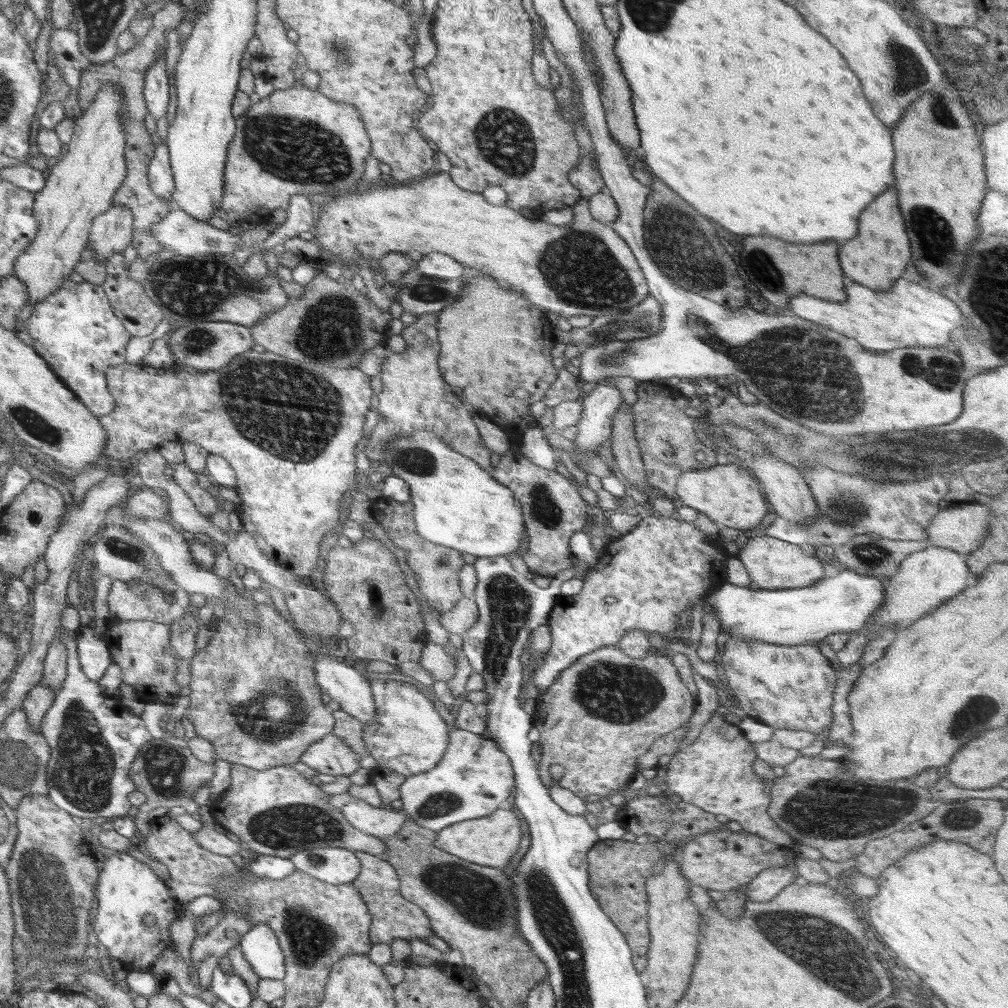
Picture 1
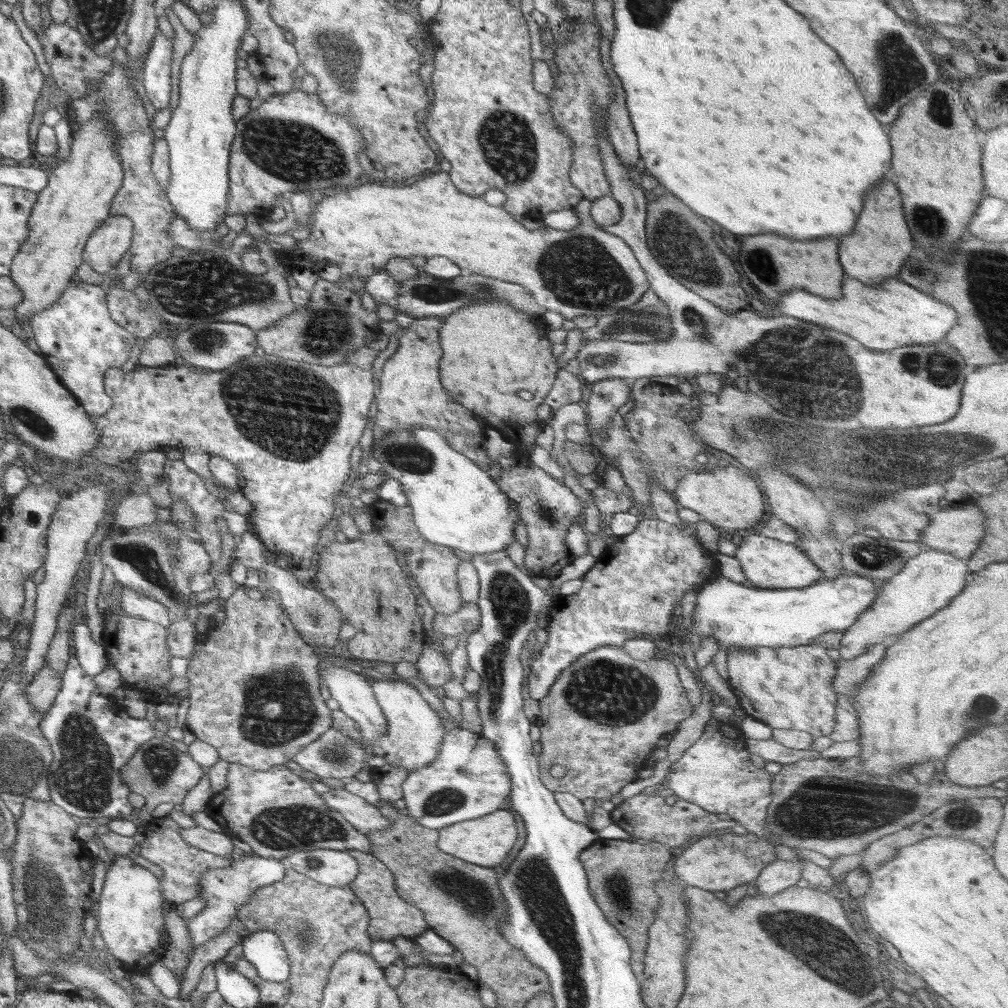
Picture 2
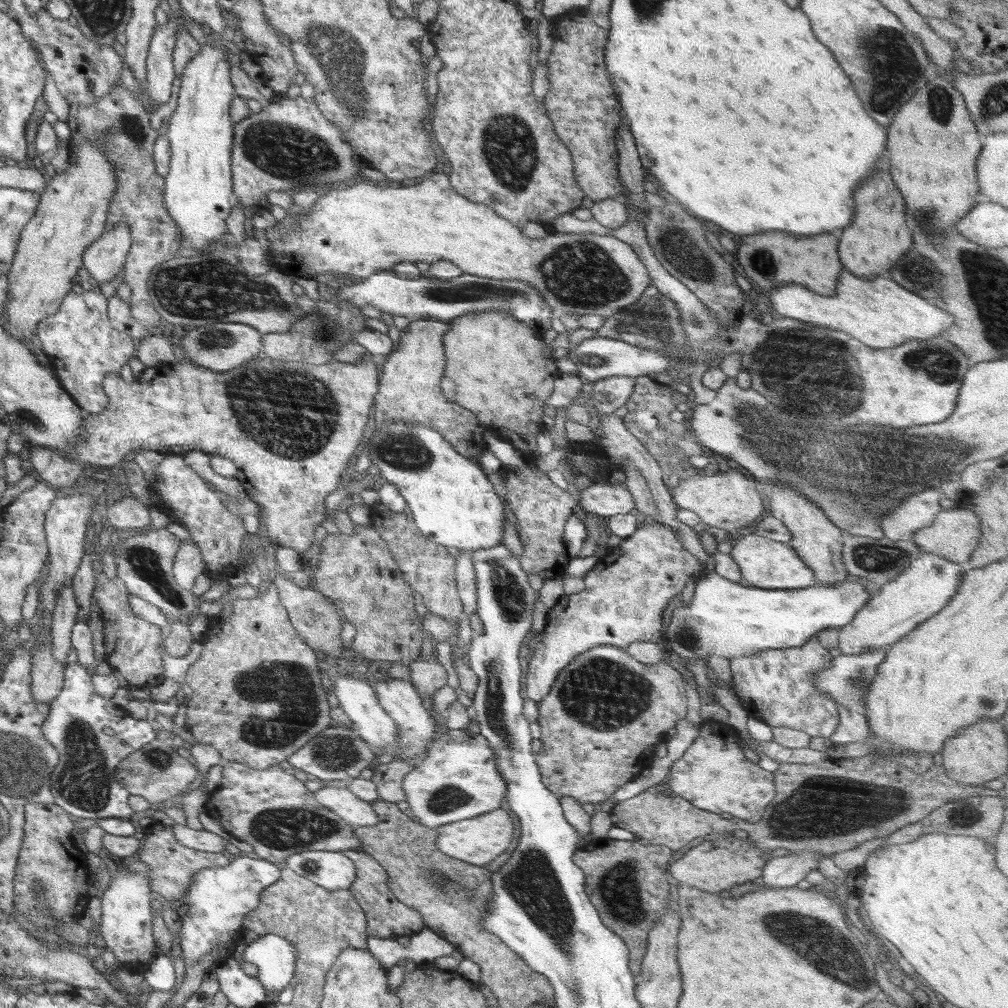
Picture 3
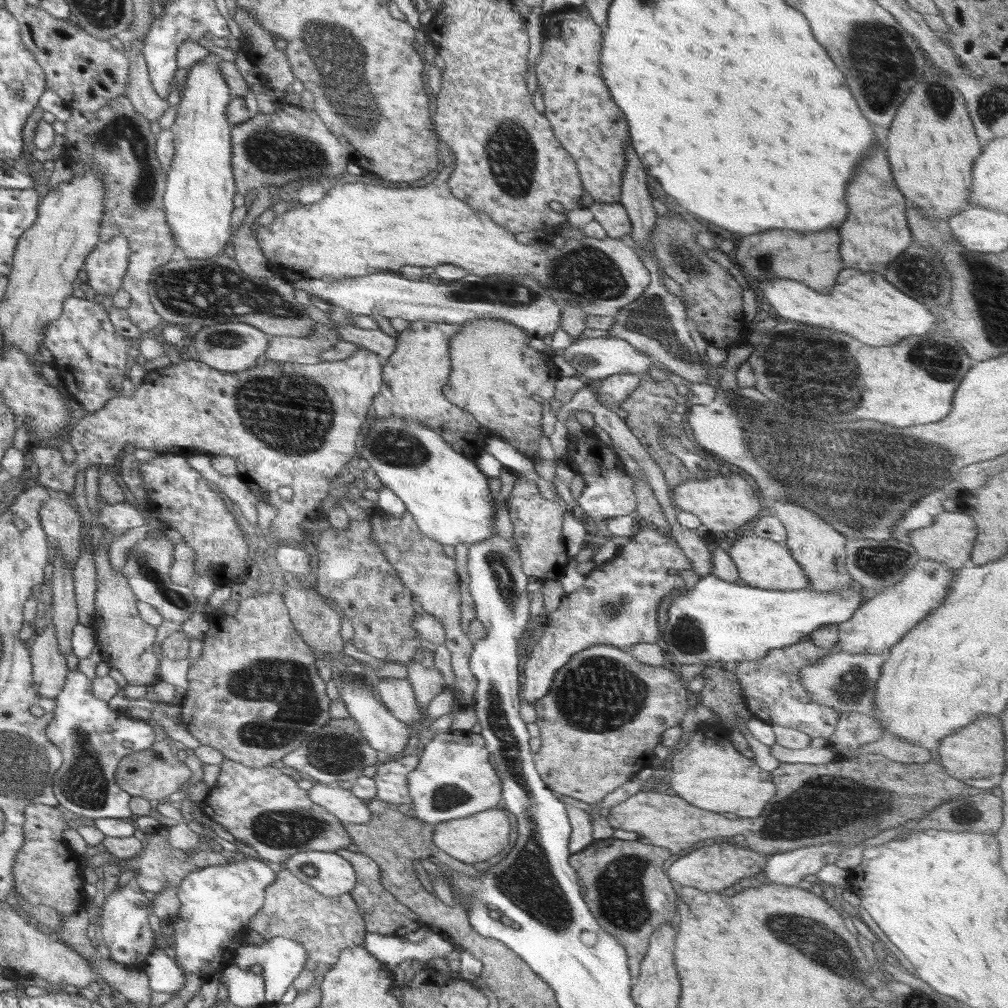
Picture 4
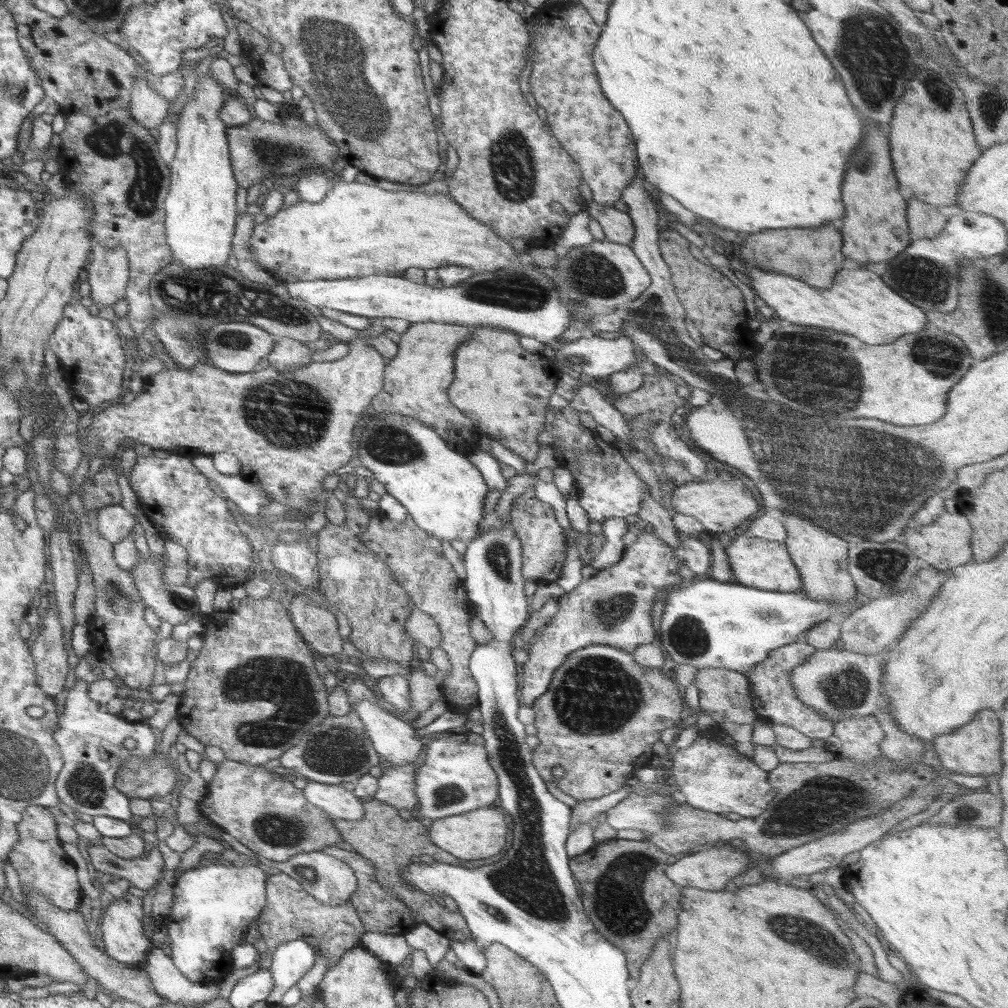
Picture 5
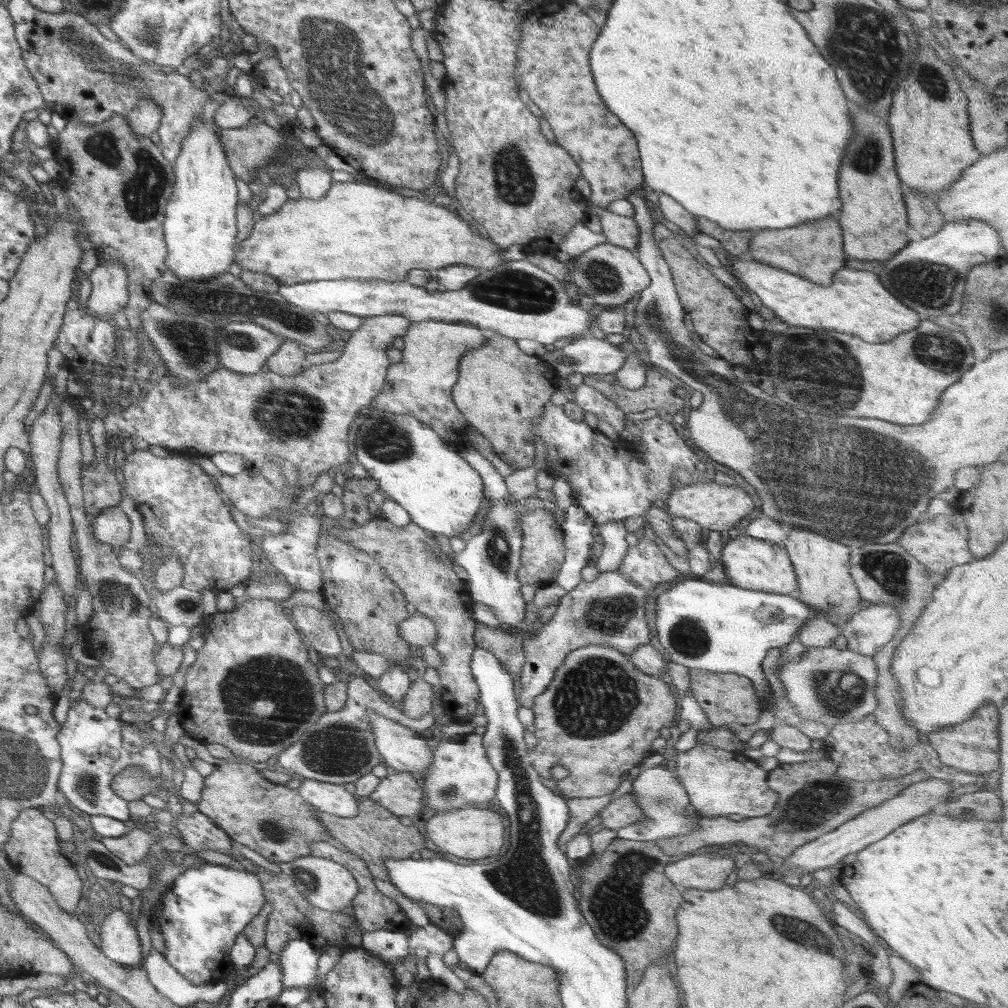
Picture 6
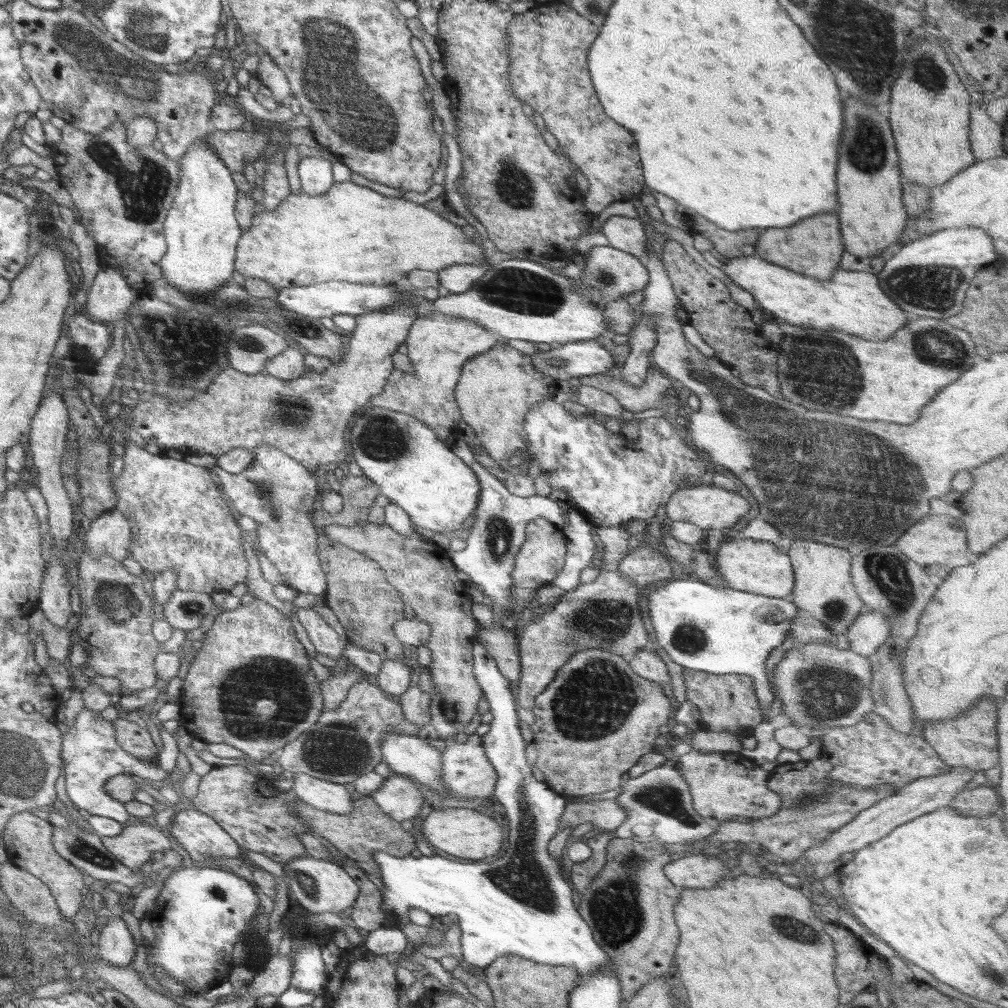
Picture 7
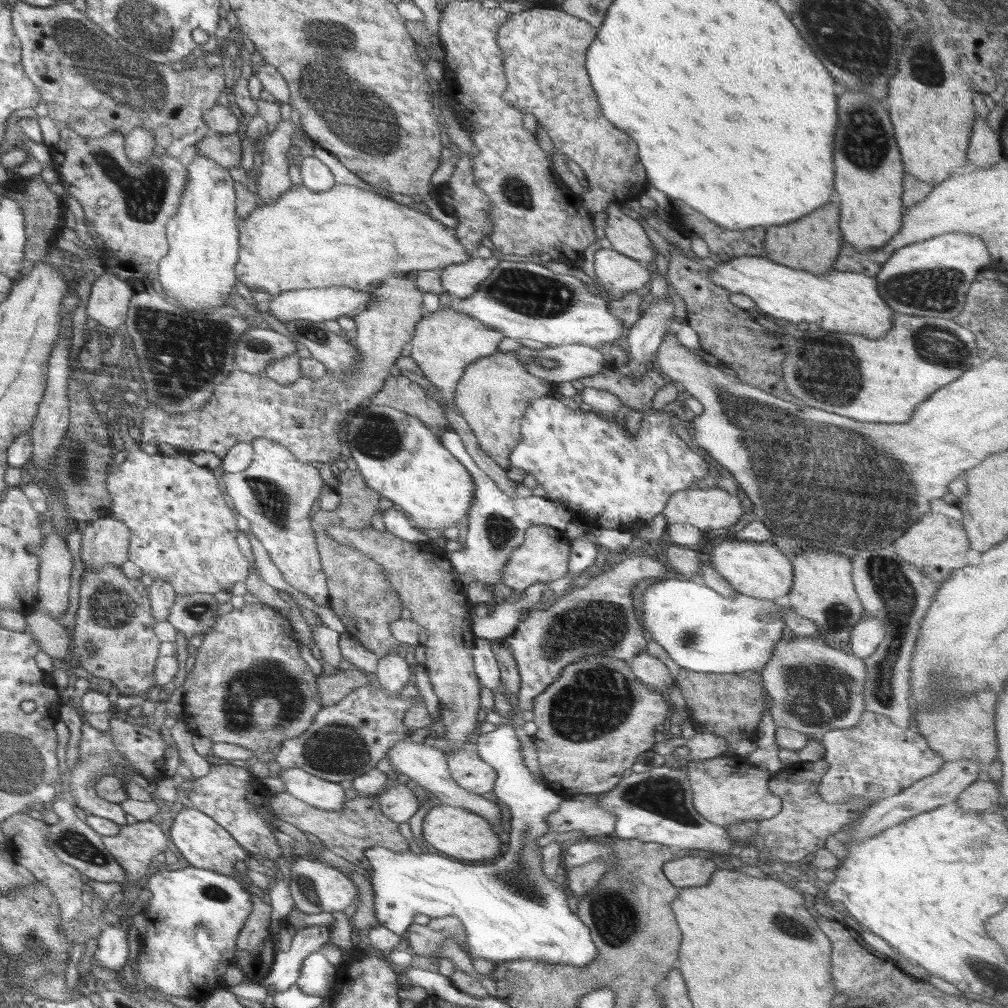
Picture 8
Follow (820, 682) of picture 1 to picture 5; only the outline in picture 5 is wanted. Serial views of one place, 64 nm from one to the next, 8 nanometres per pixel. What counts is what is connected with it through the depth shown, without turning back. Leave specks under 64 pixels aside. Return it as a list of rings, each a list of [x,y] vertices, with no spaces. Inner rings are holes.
[[[798,640],[775,648],[770,651],[766,659],[748,670],[744,674],[748,684],[750,684],[750,694],[752,698],[752,706],[754,712],[762,718],[771,721],[772,723],[783,724],[794,727],[798,732],[809,736],[811,739],[827,739],[834,730],[835,723],[832,719],[828,719],[828,715],[820,715],[814,707],[804,704],[804,701],[796,697],[796,689],[790,681],[790,672],[804,664],[808,656],[816,654],[818,649],[806,643],[806,641]]]

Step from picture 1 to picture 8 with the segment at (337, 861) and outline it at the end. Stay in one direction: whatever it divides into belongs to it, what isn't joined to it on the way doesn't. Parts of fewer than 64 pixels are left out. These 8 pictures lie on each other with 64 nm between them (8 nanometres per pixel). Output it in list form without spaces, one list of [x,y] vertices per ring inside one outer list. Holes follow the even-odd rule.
[[[317,857],[298,858],[292,863],[291,870],[290,896],[299,911],[307,914],[334,913],[348,908],[356,901],[357,887],[349,880],[347,873],[333,868]]]

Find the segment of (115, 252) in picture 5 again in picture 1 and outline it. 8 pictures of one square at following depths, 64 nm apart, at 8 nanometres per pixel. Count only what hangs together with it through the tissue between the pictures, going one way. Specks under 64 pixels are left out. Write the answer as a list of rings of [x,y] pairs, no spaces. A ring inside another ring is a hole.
[[[112,202],[110,207],[93,222],[90,231],[90,249],[99,262],[110,259],[114,253],[124,252],[133,239],[133,216],[130,207]]]

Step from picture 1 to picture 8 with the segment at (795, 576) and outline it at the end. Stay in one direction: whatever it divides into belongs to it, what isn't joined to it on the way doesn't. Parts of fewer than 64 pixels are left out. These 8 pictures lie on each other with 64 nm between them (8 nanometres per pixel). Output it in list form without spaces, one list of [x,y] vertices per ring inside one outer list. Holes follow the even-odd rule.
[[[726,540],[712,548],[712,556],[708,556],[708,563],[720,573],[738,593],[752,597],[775,601],[778,597],[786,597],[793,585],[793,566],[788,558],[774,543],[768,541],[740,541]]]

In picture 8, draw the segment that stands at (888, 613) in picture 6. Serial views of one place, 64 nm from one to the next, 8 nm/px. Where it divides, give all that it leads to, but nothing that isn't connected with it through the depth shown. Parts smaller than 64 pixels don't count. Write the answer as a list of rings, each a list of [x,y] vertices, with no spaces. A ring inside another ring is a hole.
[[[864,615],[850,633],[850,650],[865,659],[870,656],[885,636],[884,627],[878,617]]]

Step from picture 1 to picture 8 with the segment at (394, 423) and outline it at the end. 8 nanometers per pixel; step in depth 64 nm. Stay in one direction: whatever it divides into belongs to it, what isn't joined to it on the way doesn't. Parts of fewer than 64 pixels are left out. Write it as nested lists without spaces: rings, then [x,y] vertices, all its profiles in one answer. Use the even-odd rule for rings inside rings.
[[[447,308],[429,315],[424,314],[424,317],[415,325],[407,348],[410,351],[410,358],[436,387],[436,392],[444,401],[442,405],[450,405],[452,409],[457,410],[453,399],[463,371],[476,360],[498,351],[504,338],[502,333],[492,331],[475,318]],[[394,373],[388,375],[384,383],[384,387],[367,400],[368,405],[383,405],[402,410],[419,418],[437,436],[450,429],[442,411],[444,406],[429,398],[416,382]]]

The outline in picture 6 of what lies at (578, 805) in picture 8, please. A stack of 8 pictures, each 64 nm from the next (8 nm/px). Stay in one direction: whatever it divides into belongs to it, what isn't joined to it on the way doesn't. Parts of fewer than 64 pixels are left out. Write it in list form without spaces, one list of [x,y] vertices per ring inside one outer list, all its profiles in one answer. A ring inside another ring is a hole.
[[[626,794],[610,802],[610,805],[597,816],[602,819],[602,824],[606,828],[618,831],[620,828],[641,822],[645,818],[645,813],[641,806]]]

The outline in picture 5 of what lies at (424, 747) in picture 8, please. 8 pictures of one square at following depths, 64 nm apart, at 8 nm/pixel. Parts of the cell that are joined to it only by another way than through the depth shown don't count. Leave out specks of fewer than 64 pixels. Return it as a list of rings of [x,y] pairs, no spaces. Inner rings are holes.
[[[368,699],[356,701],[356,714],[384,763],[404,765],[418,758],[424,744],[414,736],[415,728],[403,718]]]

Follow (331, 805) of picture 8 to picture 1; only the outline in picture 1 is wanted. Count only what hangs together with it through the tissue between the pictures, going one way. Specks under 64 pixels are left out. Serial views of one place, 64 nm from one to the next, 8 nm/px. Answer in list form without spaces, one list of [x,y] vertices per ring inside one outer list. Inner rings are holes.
[[[349,792],[331,795],[329,802],[339,809],[353,828],[378,839],[395,836],[409,820],[402,811],[390,807],[370,806],[354,798]]]

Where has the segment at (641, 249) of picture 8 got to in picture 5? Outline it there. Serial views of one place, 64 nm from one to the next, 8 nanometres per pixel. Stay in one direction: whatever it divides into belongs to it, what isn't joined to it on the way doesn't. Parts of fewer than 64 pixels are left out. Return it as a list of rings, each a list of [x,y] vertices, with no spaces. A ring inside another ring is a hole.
[[[587,203],[586,210],[591,218],[598,220],[602,226],[606,241],[612,241],[631,246],[634,241],[635,228],[628,213],[616,209],[614,206],[606,206],[595,203]]]

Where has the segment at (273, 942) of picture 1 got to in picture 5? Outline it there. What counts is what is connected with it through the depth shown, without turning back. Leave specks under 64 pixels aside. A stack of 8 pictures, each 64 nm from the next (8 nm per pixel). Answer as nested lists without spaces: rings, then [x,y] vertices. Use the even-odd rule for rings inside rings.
[[[242,940],[233,950],[233,967],[248,968],[254,962],[270,958],[270,967],[274,985],[268,993],[267,1002],[278,1005],[284,992],[296,985],[300,978],[314,965],[313,951],[302,940],[284,941],[274,950],[258,953],[252,944]]]

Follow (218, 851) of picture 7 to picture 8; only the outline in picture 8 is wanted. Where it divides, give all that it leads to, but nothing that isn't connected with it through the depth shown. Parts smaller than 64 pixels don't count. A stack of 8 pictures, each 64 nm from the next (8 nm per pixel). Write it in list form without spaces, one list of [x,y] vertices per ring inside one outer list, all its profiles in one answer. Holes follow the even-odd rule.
[[[180,806],[179,814],[176,816],[170,830],[170,840],[178,847],[178,850],[190,863],[190,866],[202,868],[203,870],[213,870],[213,872],[230,876],[250,893],[252,912],[250,912],[248,920],[240,930],[235,956],[231,964],[242,970],[246,978],[259,982],[259,980],[268,975],[268,971],[272,967],[272,961],[275,958],[271,933],[269,932],[272,908],[270,904],[266,904],[259,896],[251,893],[248,887],[248,879],[240,875],[235,869],[234,864],[238,860],[248,861],[248,852],[238,845],[238,842],[222,828],[222,825],[218,825],[210,816],[199,812],[196,808]]]

